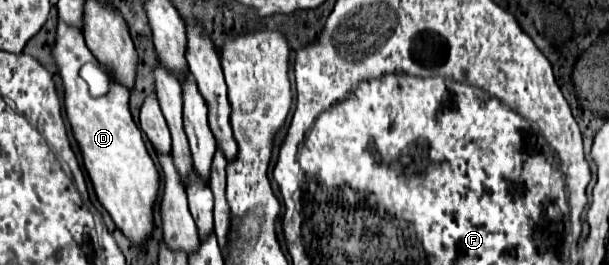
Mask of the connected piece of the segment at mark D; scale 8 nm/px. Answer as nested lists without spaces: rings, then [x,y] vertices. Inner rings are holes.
[[[59,20],[57,26],[57,38],[53,46],[53,56],[59,66],[59,76],[65,86],[65,108],[67,118],[73,128],[73,136],[77,138],[81,152],[83,152],[83,164],[85,170],[93,182],[97,200],[101,206],[111,214],[115,226],[139,248],[145,248],[147,240],[153,234],[153,206],[159,196],[161,176],[151,160],[145,142],[143,132],[137,128],[137,124],[131,118],[129,112],[129,92],[125,86],[111,80],[111,86],[107,94],[95,98],[89,94],[83,78],[79,76],[79,70],[83,64],[99,64],[95,56],[89,52],[83,34],[77,28],[71,28]]]

